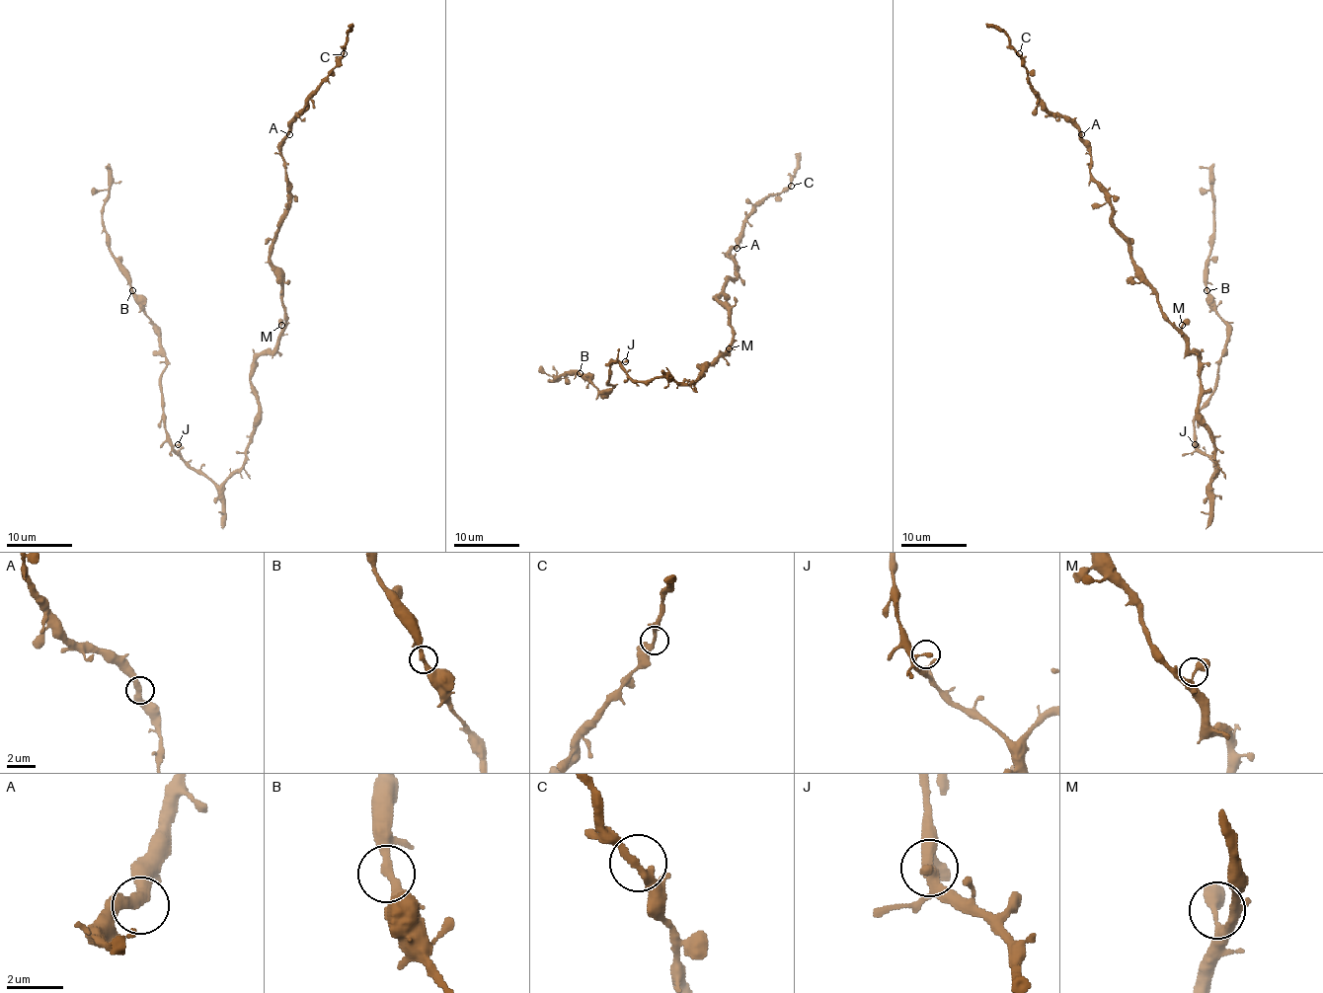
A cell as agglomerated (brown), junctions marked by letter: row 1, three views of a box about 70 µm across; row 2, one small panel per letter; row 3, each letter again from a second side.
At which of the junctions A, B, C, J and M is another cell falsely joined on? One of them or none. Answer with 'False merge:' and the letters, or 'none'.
False merge: none

